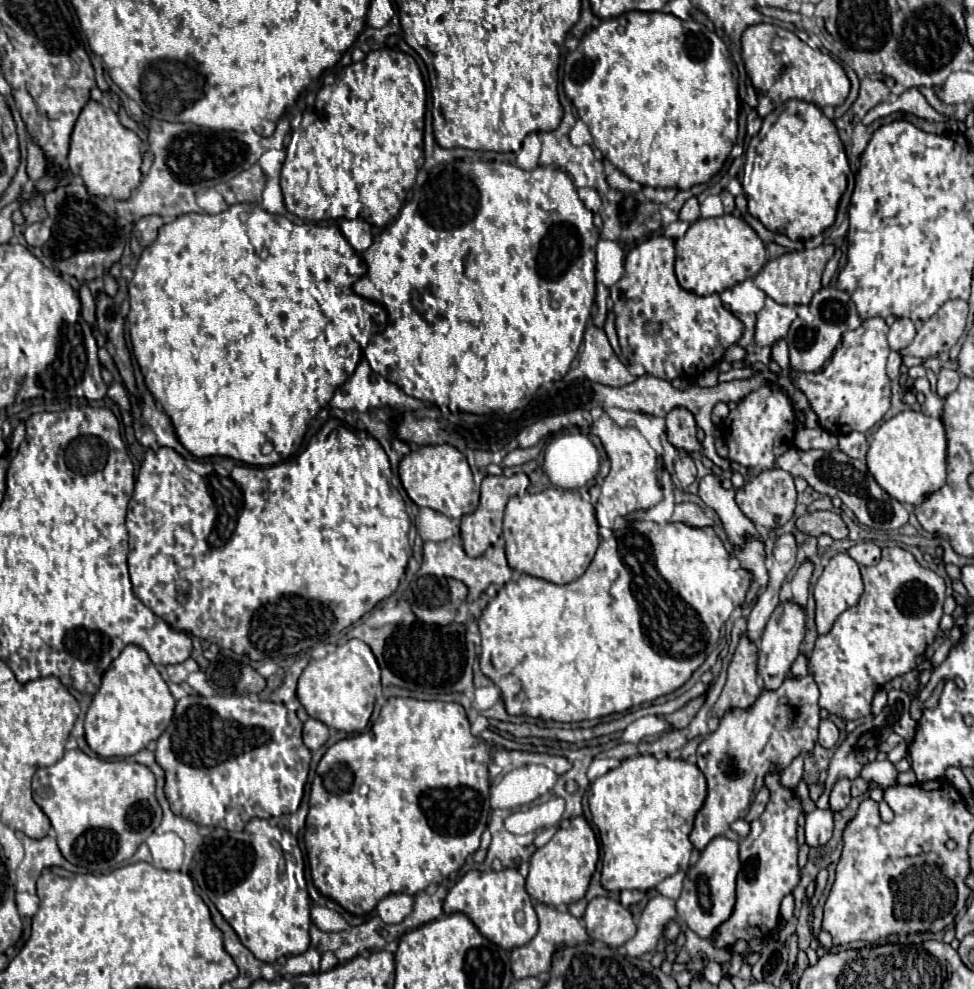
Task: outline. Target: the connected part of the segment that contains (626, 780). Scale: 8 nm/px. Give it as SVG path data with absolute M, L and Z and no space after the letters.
M640 755L636 759L624 759L616 769L592 781L588 789L588 805L592 811L592 821L600 831L600 841L604 849L602 887L608 891L648 891L676 871L686 869L690 853L694 849L688 835L704 799L706 779L694 763L688 763L684 759L656 759L652 755Z

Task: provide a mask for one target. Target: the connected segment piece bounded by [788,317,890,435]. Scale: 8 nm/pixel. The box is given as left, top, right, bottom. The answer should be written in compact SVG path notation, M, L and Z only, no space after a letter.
M866 319L858 329L842 335L842 345L834 351L824 373L802 373L790 367L790 381L808 397L822 429L832 435L846 435L850 431L866 433L884 417L890 407L890 379L886 377L886 357L890 347L886 335L888 325L884 319Z

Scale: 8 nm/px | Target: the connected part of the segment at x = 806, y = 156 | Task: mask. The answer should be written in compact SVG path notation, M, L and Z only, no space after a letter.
M796 99L782 103L764 119L760 133L751 139L746 151L742 187L747 210L752 217L760 219L768 231L786 235L792 241L806 241L834 225L838 201L846 191L850 167L834 121L824 117L814 103Z

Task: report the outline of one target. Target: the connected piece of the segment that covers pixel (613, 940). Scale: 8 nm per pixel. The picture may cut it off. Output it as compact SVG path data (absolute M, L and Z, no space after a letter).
M596 897L588 903L584 925L592 939L616 949L634 937L636 925L632 913L614 899Z

